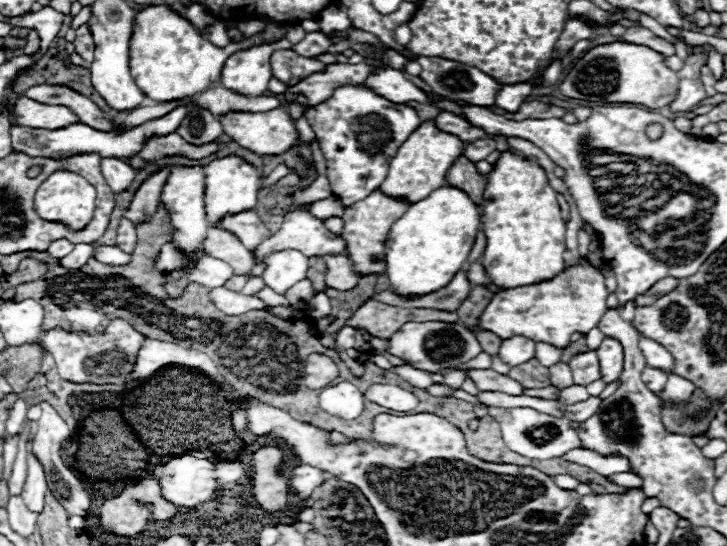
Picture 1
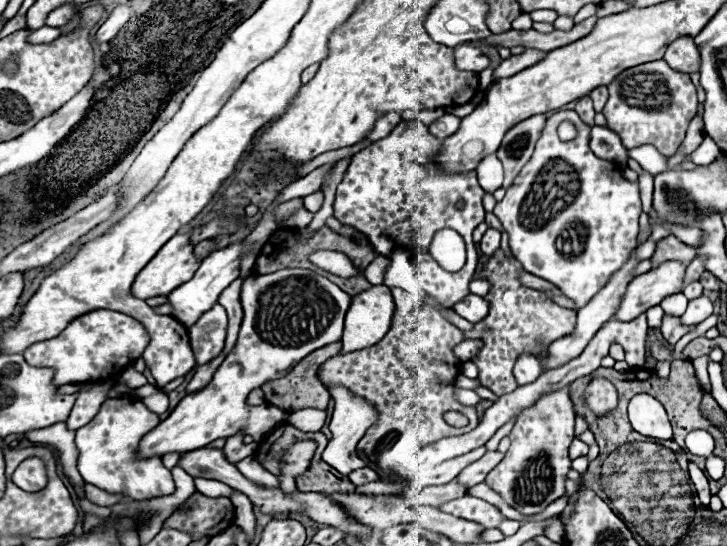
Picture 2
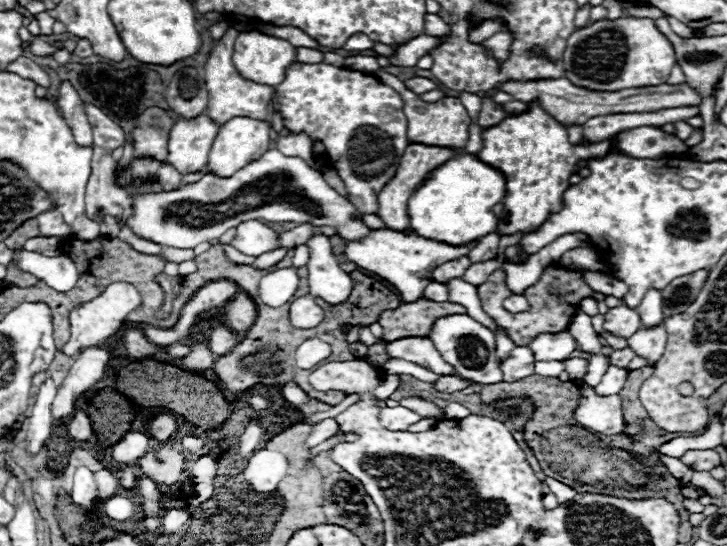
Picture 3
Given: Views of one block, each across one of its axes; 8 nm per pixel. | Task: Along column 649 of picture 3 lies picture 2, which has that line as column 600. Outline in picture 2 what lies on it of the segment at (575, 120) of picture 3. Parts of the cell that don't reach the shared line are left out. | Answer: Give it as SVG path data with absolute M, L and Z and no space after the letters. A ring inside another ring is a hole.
M596 88L596 90L592 90L588 96L590 96L592 102L594 102L594 110L596 110L596 112L602 112L602 110L604 110L604 104L606 104L606 100L608 100L608 90L606 90L606 88Z

